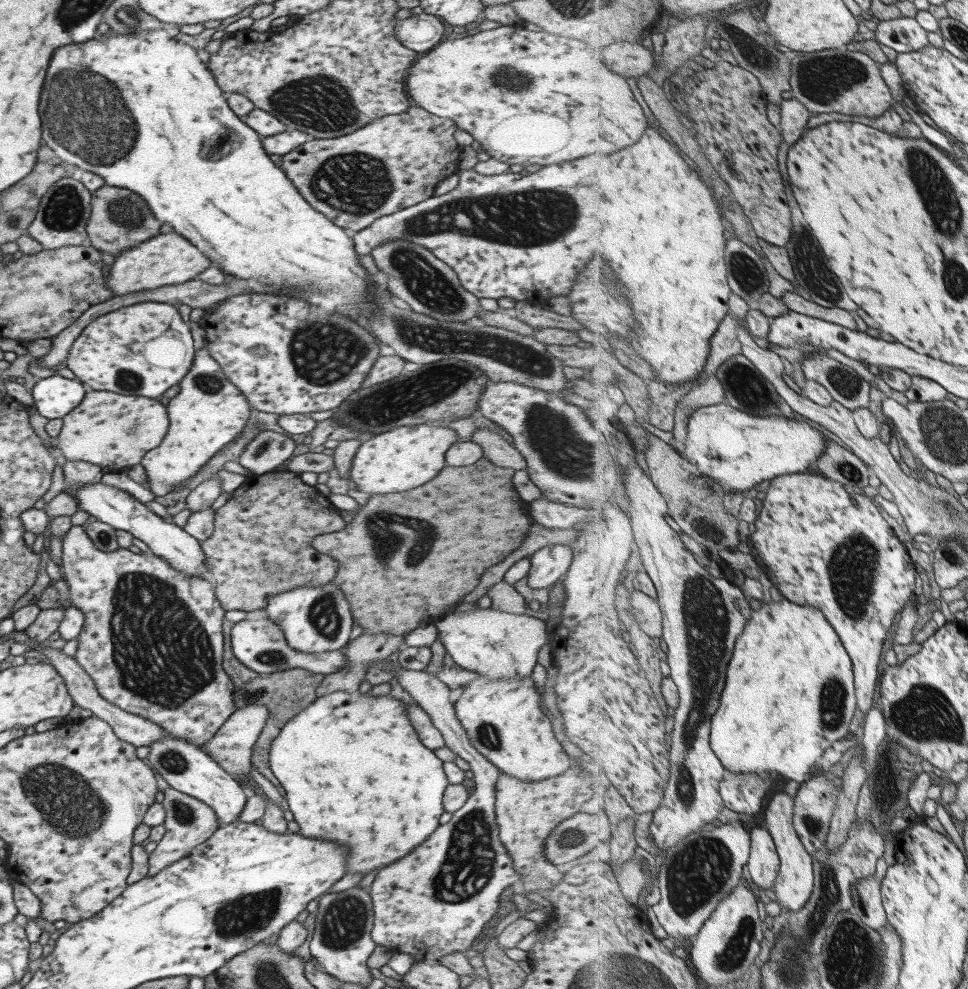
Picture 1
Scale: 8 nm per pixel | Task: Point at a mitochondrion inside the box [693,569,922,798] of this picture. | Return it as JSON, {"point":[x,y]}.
{"point":[831,708]}

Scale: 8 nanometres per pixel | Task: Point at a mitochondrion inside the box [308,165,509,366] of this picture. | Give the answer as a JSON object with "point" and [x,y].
{"point":[427,283]}

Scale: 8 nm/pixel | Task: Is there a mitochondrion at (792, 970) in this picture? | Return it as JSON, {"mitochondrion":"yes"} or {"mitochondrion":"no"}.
{"mitochondrion":"yes"}

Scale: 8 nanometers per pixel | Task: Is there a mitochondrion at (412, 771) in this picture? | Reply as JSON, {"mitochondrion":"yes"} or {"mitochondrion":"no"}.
{"mitochondrion":"no"}

